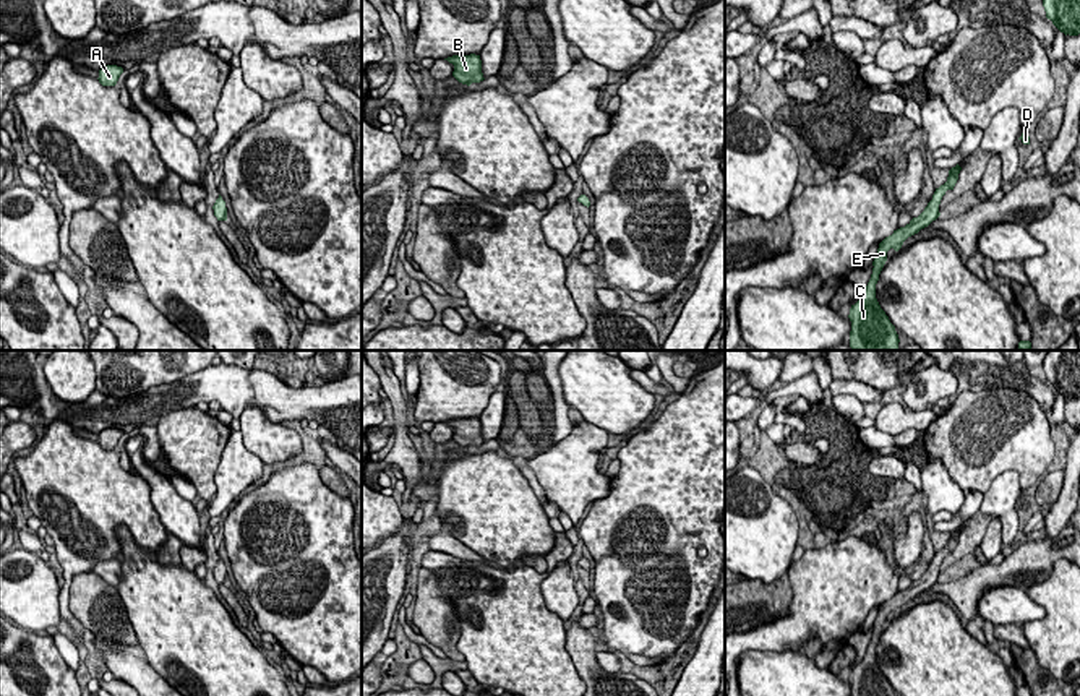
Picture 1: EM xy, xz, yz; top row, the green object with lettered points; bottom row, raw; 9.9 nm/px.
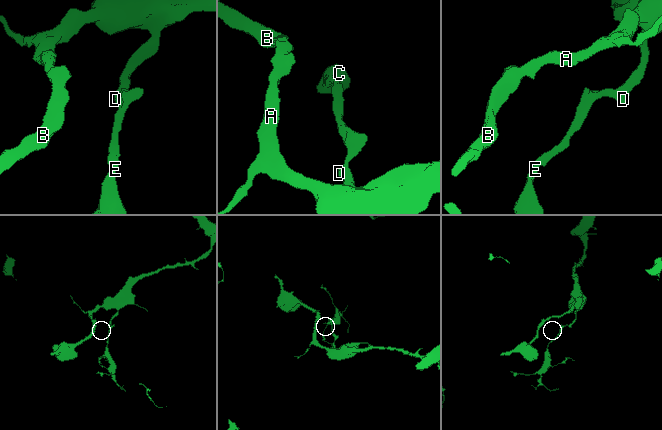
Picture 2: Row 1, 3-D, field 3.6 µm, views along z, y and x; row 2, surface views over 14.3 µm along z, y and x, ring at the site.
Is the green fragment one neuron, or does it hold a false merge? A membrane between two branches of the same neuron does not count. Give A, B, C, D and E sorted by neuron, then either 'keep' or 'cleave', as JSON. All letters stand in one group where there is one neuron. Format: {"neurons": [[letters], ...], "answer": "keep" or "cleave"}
{"neurons": [["A", "B", "D"], ["C", "E"]], "answer": "cleave"}

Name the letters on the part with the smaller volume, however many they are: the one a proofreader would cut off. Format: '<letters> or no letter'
C, E

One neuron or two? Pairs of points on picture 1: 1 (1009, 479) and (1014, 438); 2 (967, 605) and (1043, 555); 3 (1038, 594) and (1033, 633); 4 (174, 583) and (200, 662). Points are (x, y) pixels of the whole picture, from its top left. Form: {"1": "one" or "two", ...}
{"1": "two", "2": "one", "3": "one", "4": "one"}

